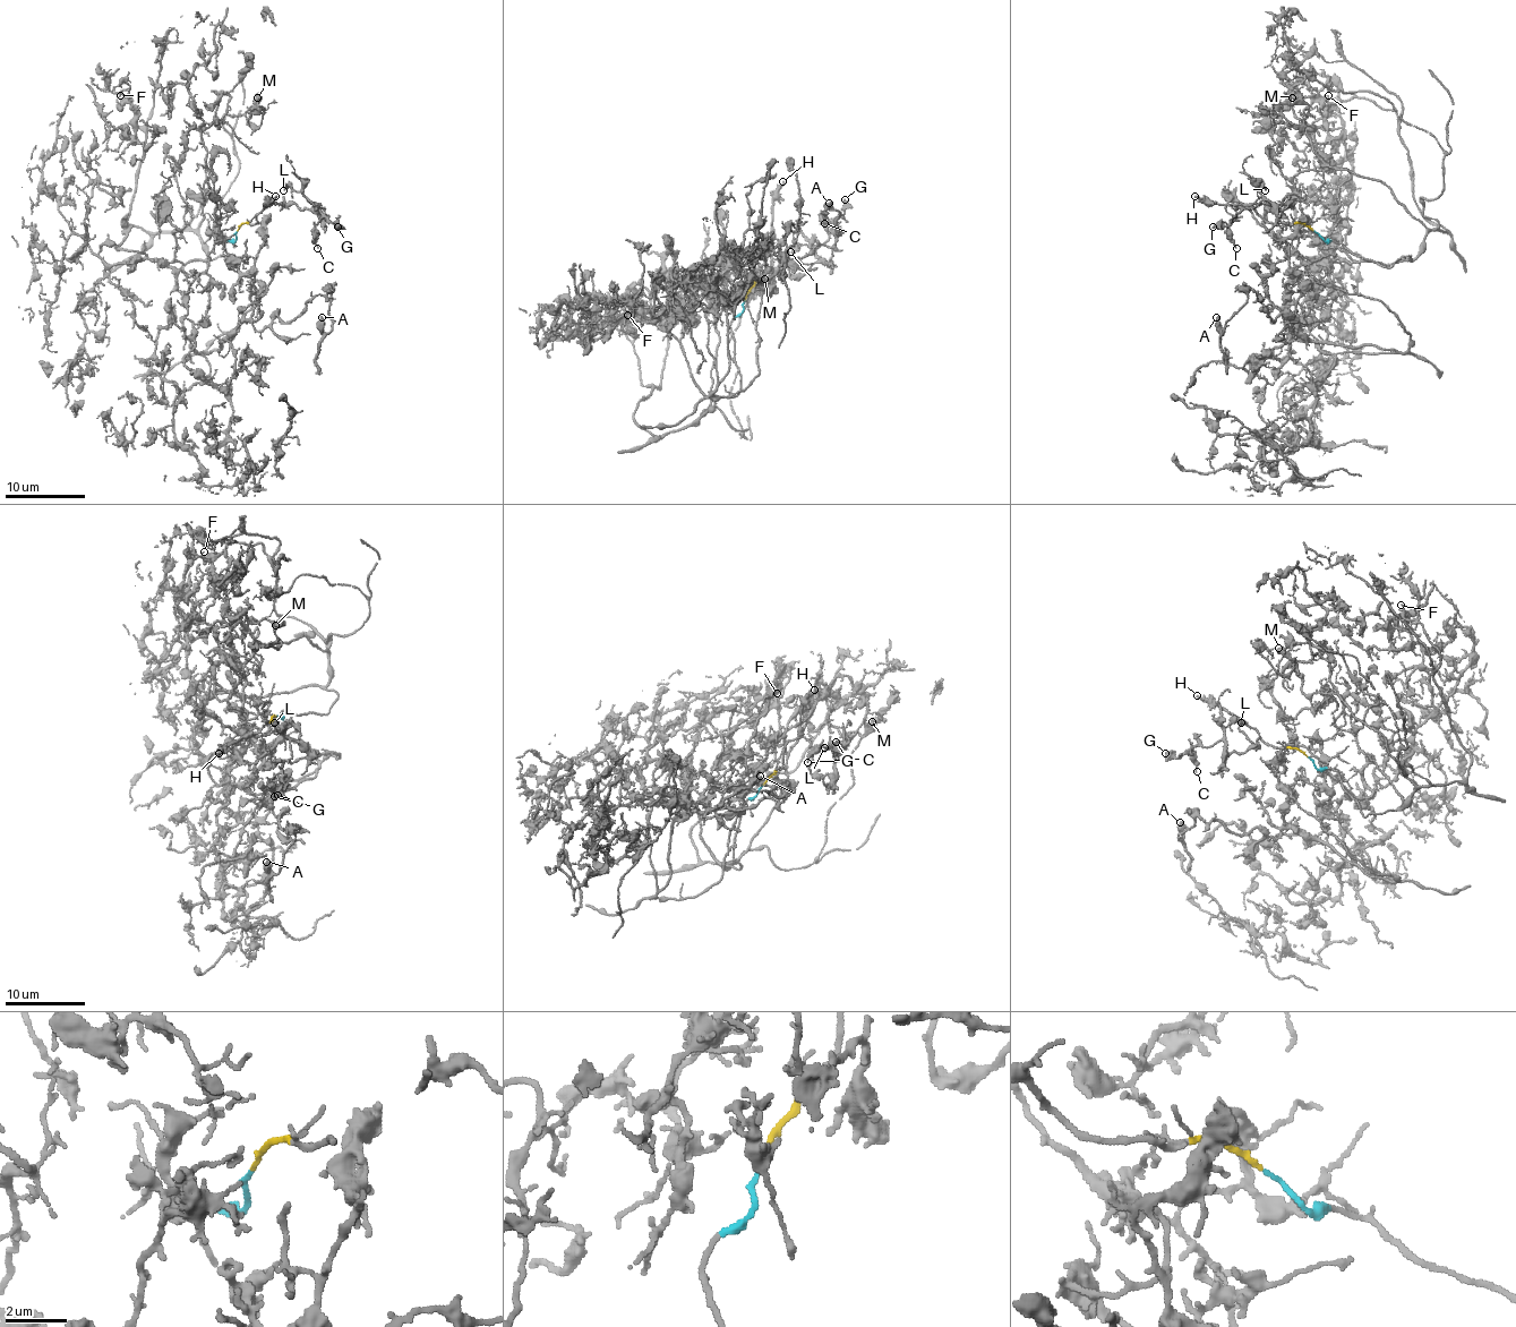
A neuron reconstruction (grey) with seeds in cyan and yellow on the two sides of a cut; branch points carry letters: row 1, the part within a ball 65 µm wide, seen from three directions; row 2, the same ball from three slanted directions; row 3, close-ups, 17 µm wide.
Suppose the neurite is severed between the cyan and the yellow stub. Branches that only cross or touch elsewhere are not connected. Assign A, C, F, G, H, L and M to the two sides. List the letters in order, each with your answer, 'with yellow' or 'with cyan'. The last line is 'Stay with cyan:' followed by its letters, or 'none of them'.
A: with cyan
C: with yellow
F: with cyan
G: with yellow
H: with yellow
L: with yellow
M: with cyan
Stay with cyan: A, F, M

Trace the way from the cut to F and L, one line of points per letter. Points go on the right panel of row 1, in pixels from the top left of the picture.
F: (1313, 231), (1390, 267), (1413, 259), (1431, 231), (1449, 233), (1413, 195), (1397, 116), (1327, 95)
L: (1313, 231), (1301, 223), (1266, 223), (1251, 205), (1290, 207), (1272, 205), (1258, 191), (1266, 189)

